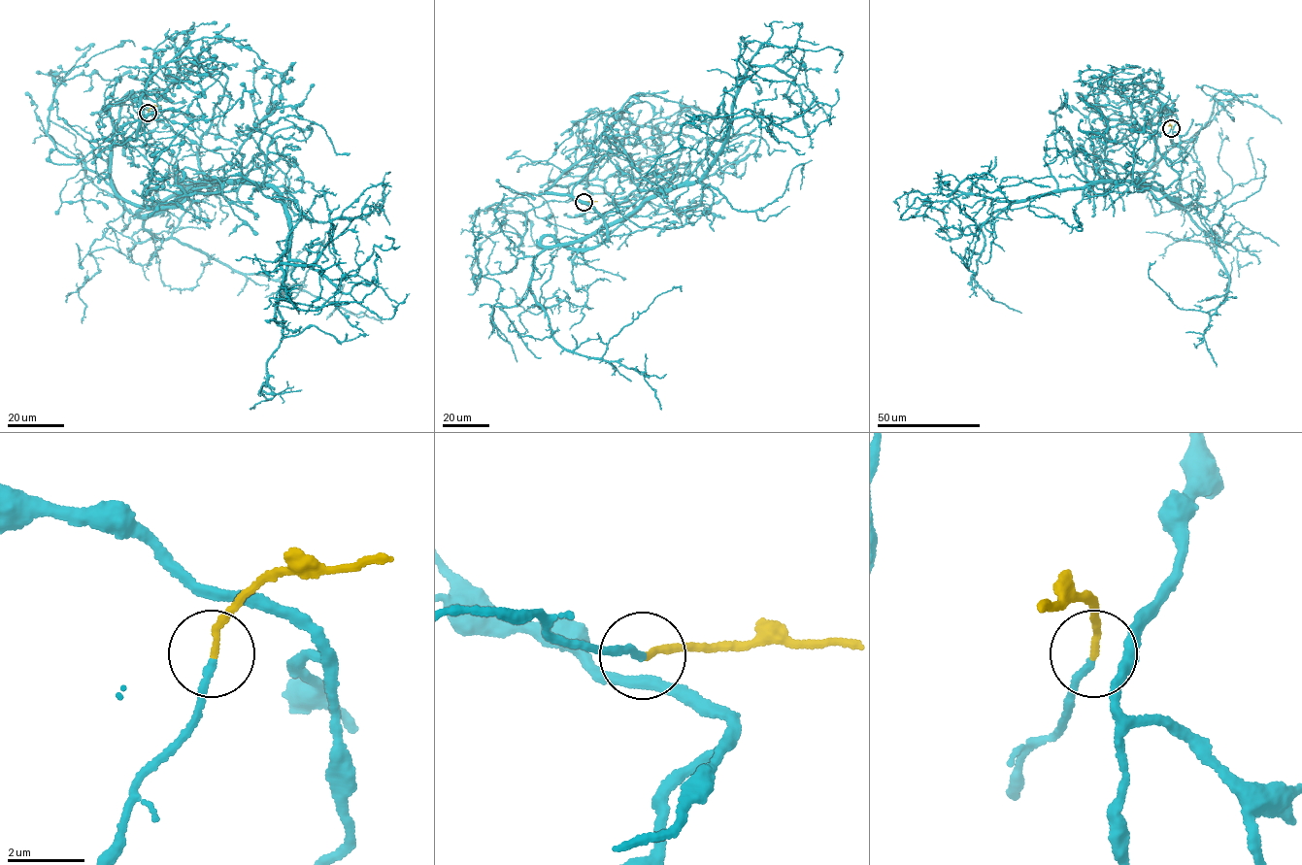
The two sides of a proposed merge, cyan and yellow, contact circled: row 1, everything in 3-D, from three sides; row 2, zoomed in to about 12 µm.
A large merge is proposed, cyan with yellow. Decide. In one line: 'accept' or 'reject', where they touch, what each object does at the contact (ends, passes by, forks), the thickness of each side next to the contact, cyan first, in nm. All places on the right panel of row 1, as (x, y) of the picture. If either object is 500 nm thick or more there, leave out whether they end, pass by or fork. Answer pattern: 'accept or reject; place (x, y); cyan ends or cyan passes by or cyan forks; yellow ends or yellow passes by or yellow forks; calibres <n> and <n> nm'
accept; place (1171, 128); cyan passes by; yellow ends; calibres 130 and 160 nm

